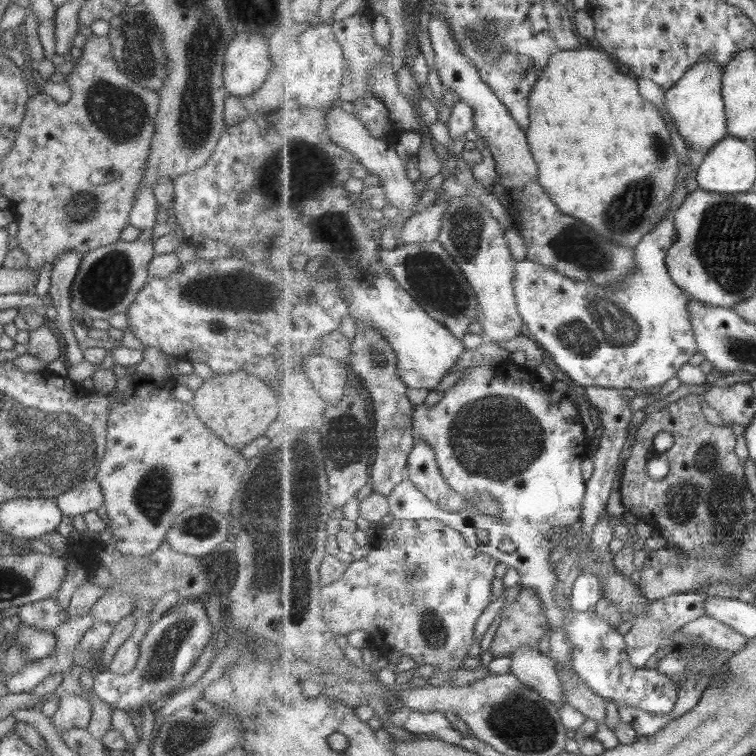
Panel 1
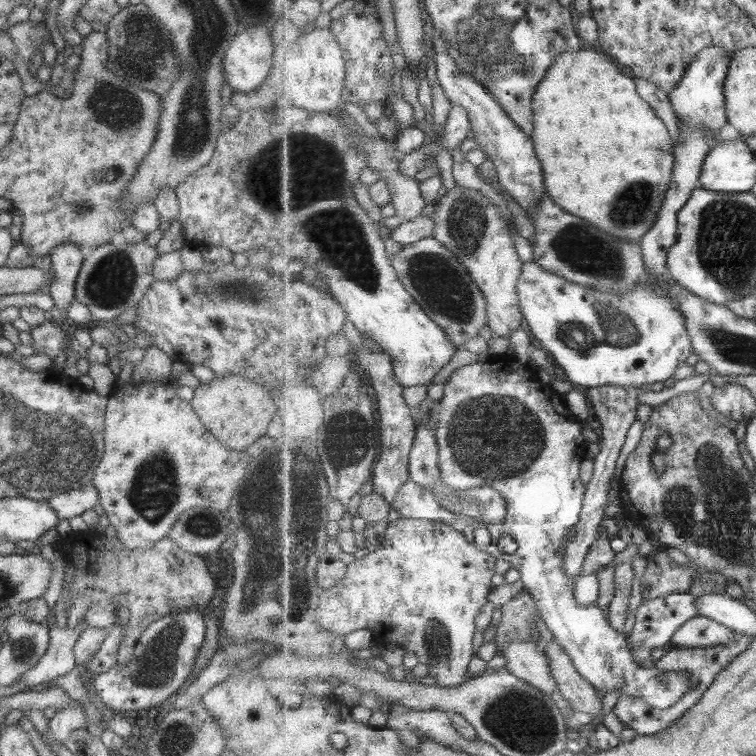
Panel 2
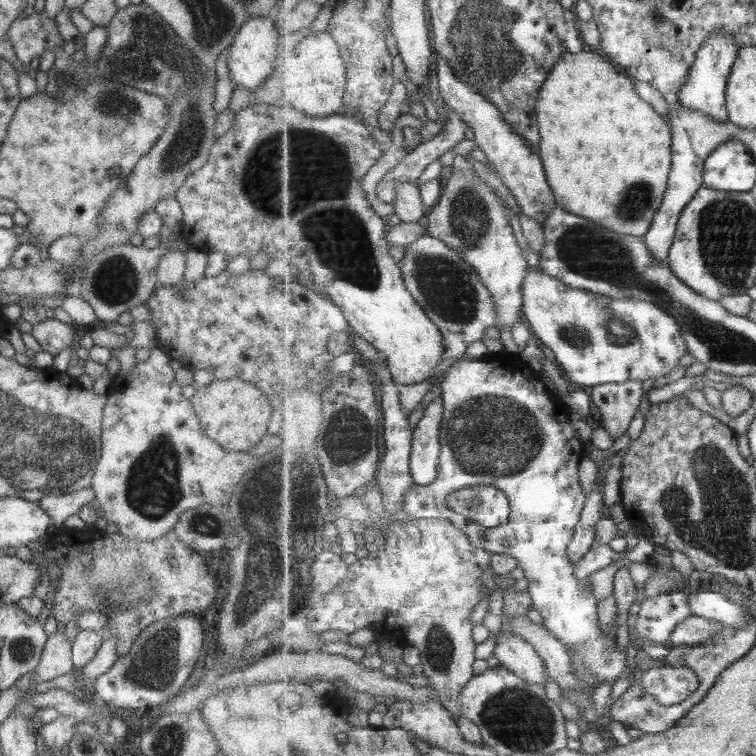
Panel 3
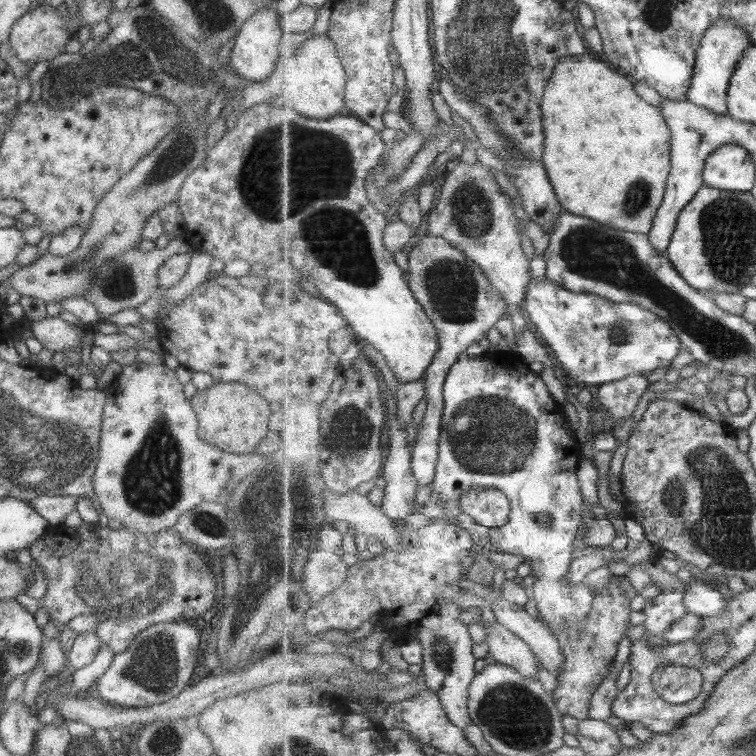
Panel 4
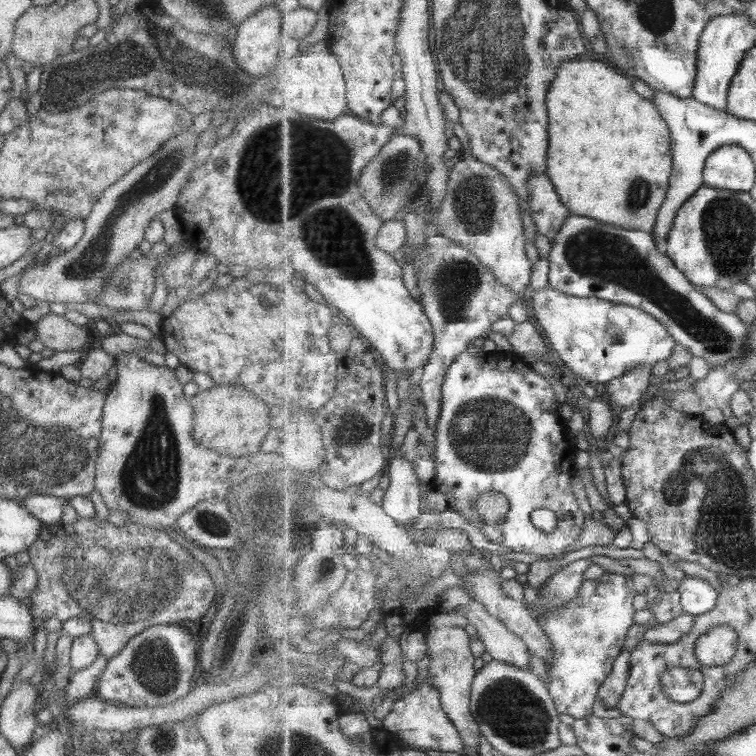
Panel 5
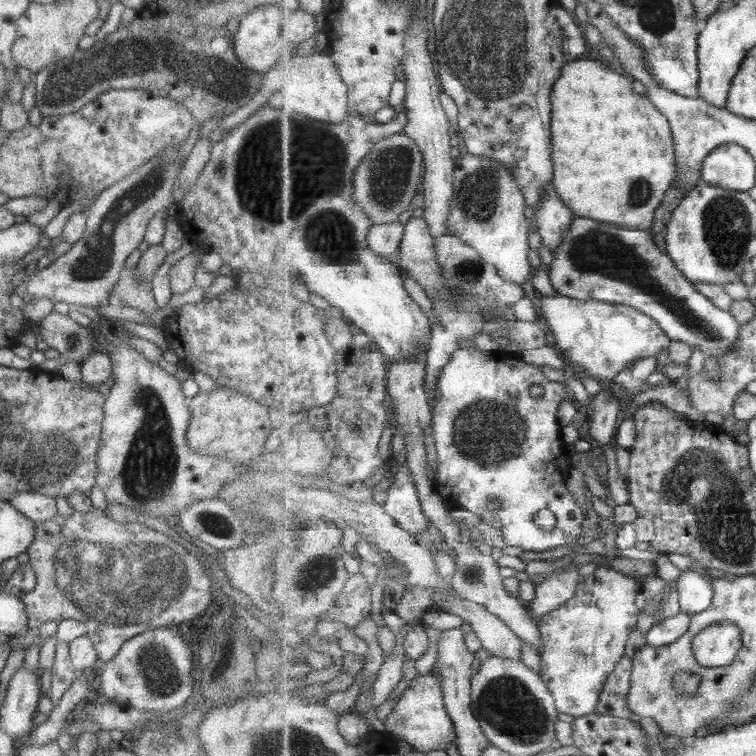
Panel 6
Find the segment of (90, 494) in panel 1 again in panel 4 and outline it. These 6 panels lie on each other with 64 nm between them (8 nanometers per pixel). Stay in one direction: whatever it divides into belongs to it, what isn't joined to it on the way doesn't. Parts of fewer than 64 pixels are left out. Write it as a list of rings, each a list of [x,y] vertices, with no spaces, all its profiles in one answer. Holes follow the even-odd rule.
[[[39,495],[30,498],[27,503],[49,525],[59,525],[64,521],[65,515],[76,509],[77,500],[85,496],[47,496]]]

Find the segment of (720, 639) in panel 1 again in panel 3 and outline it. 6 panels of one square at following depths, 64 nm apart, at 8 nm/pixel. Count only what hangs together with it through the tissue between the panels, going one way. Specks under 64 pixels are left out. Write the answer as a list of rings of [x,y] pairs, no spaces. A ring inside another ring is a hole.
[[[689,615],[689,618],[676,624],[672,630],[670,641],[673,646],[698,645],[711,637],[714,638],[719,629],[720,627],[715,621],[697,615]]]

